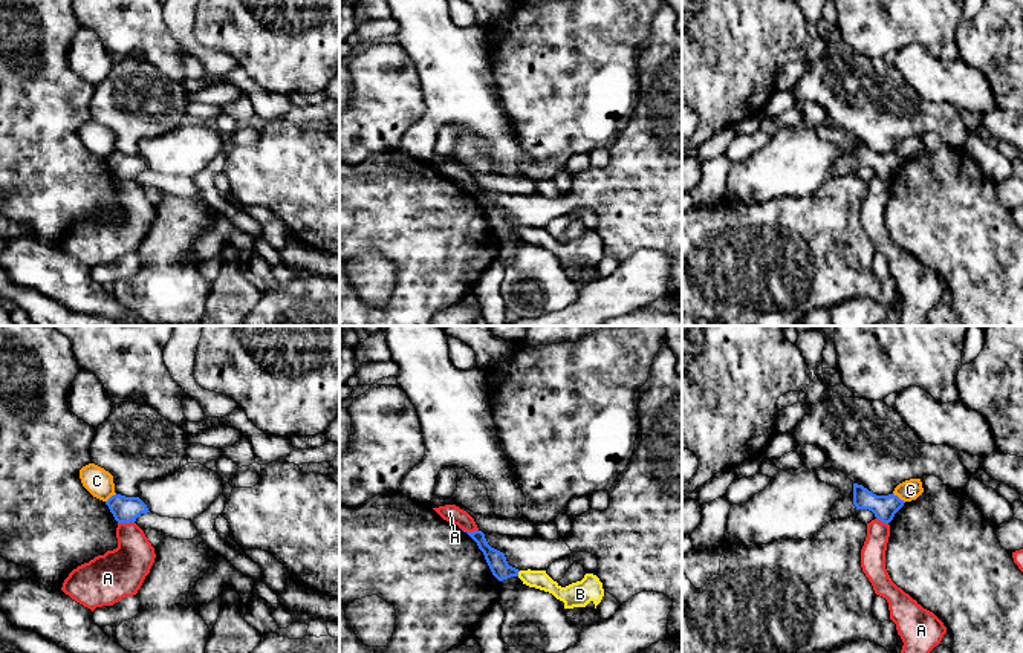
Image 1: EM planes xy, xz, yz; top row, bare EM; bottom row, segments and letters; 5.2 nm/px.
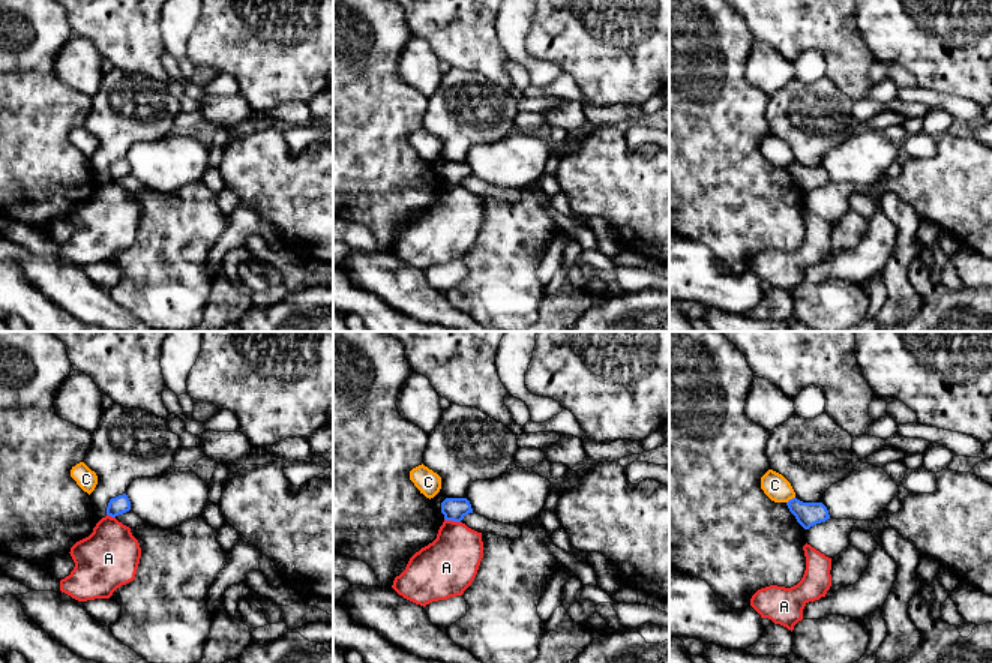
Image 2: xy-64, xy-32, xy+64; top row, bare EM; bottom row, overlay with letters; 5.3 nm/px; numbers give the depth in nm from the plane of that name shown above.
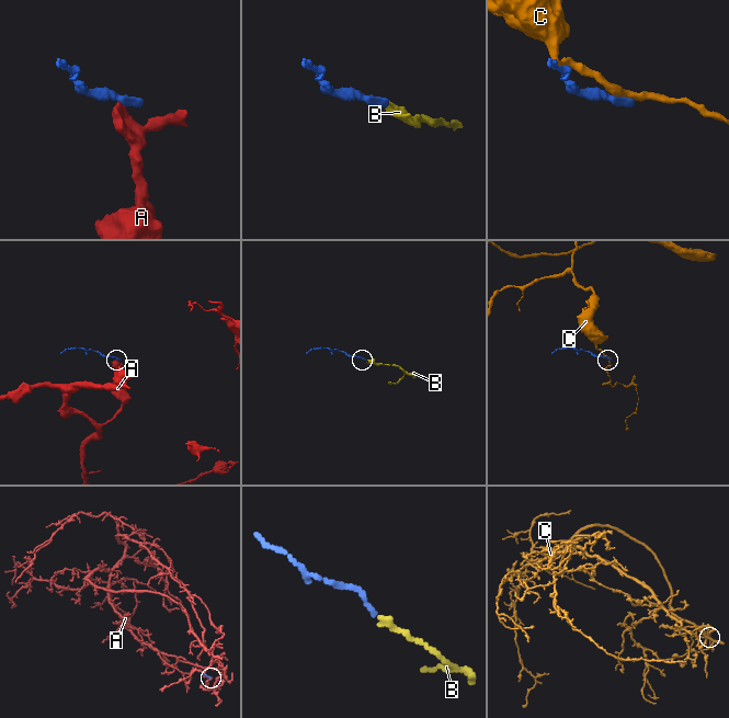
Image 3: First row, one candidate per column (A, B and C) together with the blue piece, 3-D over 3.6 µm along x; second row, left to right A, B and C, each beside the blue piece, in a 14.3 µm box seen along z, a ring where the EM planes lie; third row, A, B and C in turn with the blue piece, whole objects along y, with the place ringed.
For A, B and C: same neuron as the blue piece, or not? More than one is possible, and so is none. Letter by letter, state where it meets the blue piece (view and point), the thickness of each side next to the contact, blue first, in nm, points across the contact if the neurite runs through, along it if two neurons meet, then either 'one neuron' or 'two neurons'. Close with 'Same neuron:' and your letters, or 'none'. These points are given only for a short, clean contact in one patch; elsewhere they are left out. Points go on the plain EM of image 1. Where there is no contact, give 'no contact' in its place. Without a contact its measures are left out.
A: contact xy (126, 179); calibres 140 and 240 nm; border xy (133, 179), (118, 181); two neurons
B: contact xz (517, 231); calibres 100 and 100 nm; way xz (496, 217), (506, 228), (517, 231), (540, 237); one neuron
C: contact yz (898, 155); calibres 130 and 110 nm; border yz (893, 150), (904, 159); two neurons
Same neuron: B

